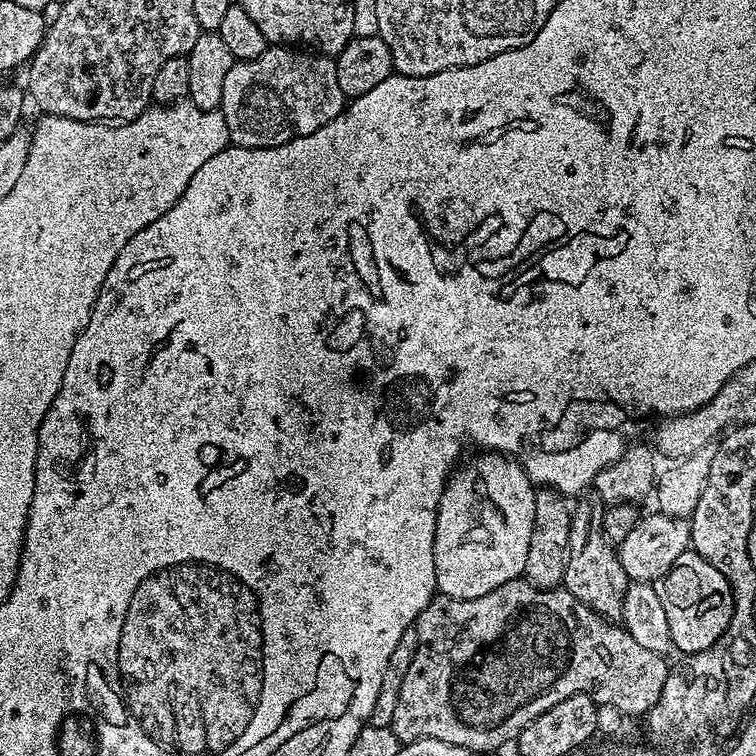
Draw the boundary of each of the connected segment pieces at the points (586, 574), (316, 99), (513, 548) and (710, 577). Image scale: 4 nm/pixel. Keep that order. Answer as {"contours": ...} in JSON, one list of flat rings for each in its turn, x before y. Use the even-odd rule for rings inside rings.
{"contours":[[[581,499,580,505,575,505,572,513,572,525,570,526,570,558,568,559,568,569,564,575,563,587,568,592,574,594,586,606,593,608,598,615,605,620,613,622,619,621,624,614,624,599,626,590,630,583,626,570,620,565,620,553,614,547,613,541,604,535,604,508,599,499]],[[270,46,258,54,258,58,233,63,222,86,222,102,218,110,226,118,228,139,235,147,269,148,282,146,299,136,314,134,314,130,338,118,345,107,346,97,342,86,338,86,338,70,333,57,296,46]],[[487,450,476,454,467,464,461,463,448,478,440,499,434,536,434,574,439,595,465,600,482,598,506,582,524,576,526,554,530,551,530,534,534,534,534,510,537,485,525,474,519,460]],[[691,550,684,552,678,562,659,581,658,591,662,606,666,606,666,622,670,622,673,649,680,654,706,650,722,638,734,614,732,587,706,558]]]}

